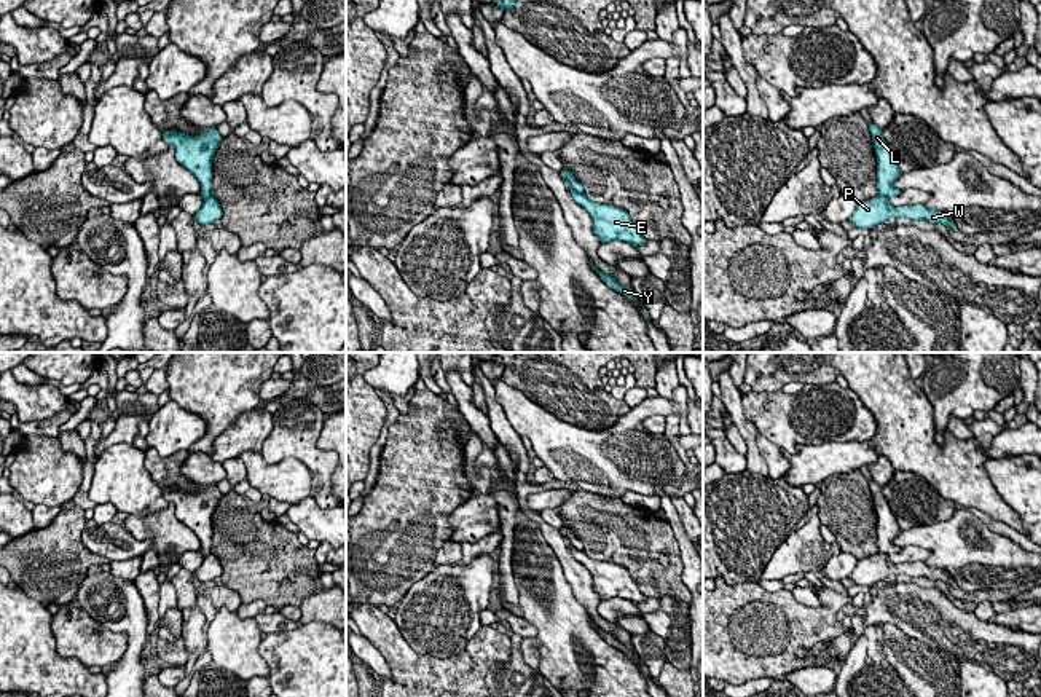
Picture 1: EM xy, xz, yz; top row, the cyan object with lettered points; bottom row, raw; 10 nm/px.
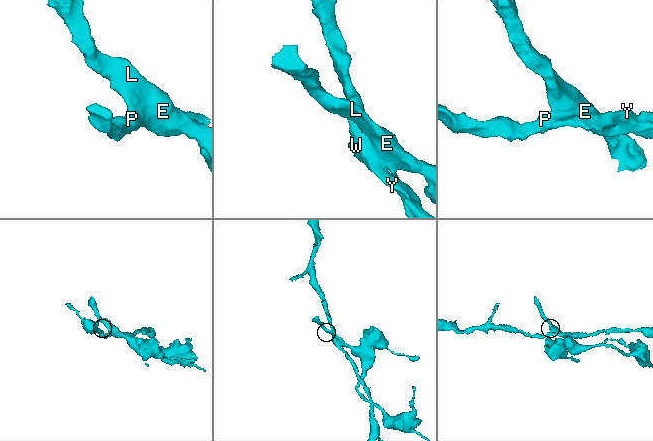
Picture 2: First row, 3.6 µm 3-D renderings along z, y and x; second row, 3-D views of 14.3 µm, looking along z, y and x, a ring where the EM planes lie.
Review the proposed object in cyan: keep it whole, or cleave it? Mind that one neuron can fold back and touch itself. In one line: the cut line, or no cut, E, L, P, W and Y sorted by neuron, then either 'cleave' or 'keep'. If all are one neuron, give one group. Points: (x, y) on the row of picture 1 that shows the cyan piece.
xz (563, 168), (568, 182), (584, 195) | E L / P W Y | cleave

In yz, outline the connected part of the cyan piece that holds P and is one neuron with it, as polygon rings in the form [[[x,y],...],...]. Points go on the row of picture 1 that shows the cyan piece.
[[[875,196],[872,199],[856,204],[853,215],[848,219],[856,228],[874,228],[891,217],[907,217],[915,222],[926,220],[931,223],[942,223],[947,228],[955,226],[955,222],[944,212],[928,209],[925,204],[893,207],[888,198]]]

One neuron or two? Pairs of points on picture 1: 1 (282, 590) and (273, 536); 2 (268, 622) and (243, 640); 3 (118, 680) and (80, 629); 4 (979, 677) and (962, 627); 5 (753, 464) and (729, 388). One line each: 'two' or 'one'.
1: one
2: two
3: two
4: two
5: one

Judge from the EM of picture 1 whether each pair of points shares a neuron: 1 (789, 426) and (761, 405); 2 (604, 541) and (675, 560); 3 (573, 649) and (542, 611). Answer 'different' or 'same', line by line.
1: same
2: same
3: same

